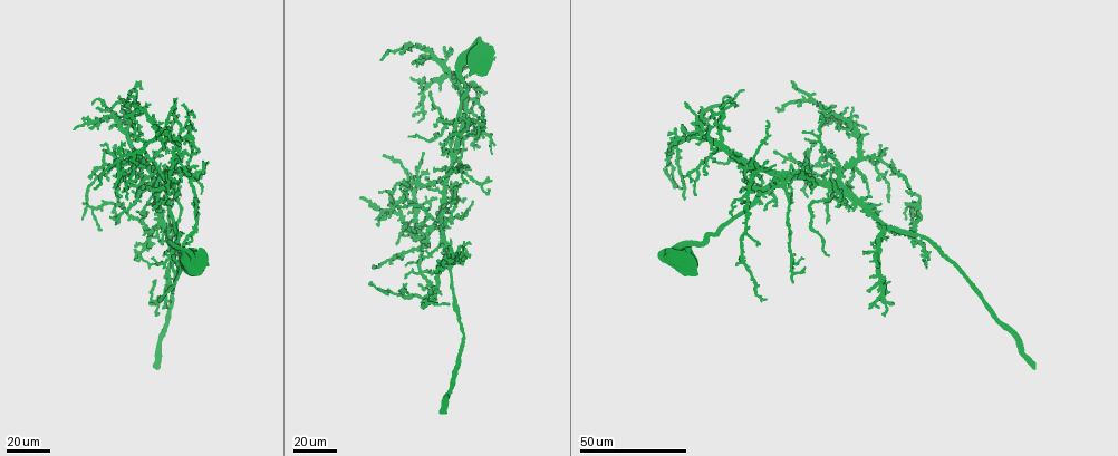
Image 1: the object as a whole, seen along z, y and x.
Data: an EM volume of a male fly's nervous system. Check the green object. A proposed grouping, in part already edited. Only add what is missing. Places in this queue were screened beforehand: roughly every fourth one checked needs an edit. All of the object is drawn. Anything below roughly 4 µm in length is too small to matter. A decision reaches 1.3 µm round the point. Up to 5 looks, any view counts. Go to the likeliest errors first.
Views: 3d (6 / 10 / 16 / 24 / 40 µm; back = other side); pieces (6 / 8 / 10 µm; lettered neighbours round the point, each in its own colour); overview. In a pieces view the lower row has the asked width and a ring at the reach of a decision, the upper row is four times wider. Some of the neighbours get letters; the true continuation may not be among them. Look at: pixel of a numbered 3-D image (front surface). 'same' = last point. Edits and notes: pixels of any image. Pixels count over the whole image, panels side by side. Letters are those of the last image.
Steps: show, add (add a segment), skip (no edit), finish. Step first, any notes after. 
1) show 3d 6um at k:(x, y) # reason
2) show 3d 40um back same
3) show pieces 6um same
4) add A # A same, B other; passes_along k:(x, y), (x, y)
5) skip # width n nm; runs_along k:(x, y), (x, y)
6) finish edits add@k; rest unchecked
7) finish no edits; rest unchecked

show 3d 40um at 1:(123, 191) # branch stops here

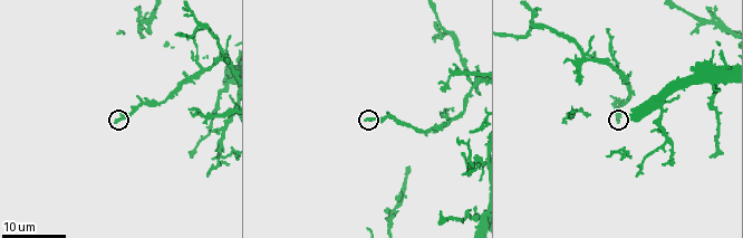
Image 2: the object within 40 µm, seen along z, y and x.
show pieces 8um at 2:(117, 123)

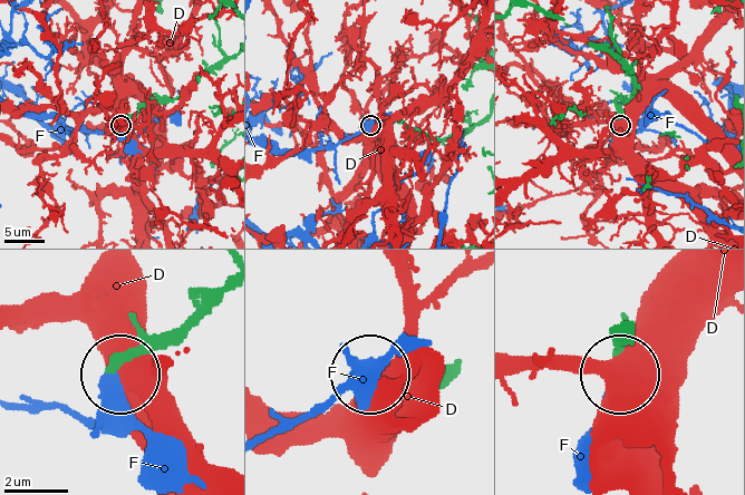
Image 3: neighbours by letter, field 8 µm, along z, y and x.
skip # width 220 nm; D other, F other; runs_along 3:(223, 288), (122, 368); none of them fits

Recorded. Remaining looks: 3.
show 3d 40um at 1:(823, 156)

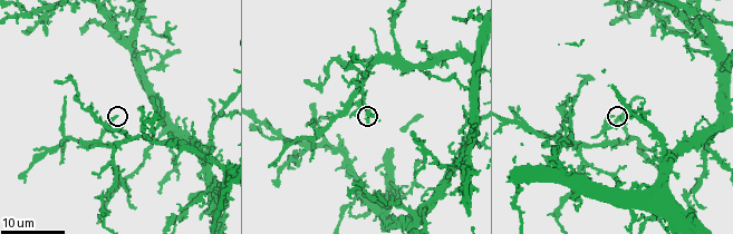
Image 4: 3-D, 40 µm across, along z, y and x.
show pieces 8um at 4:(612, 115)

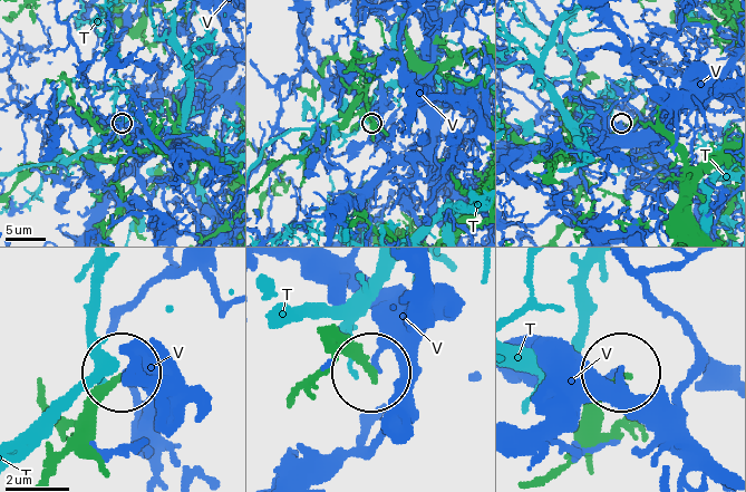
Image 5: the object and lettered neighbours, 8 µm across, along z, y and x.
skip # width 190 nm; T other, V other; no lettered segment goes on from it

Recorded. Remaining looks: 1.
finish no edits; rest unchecked

